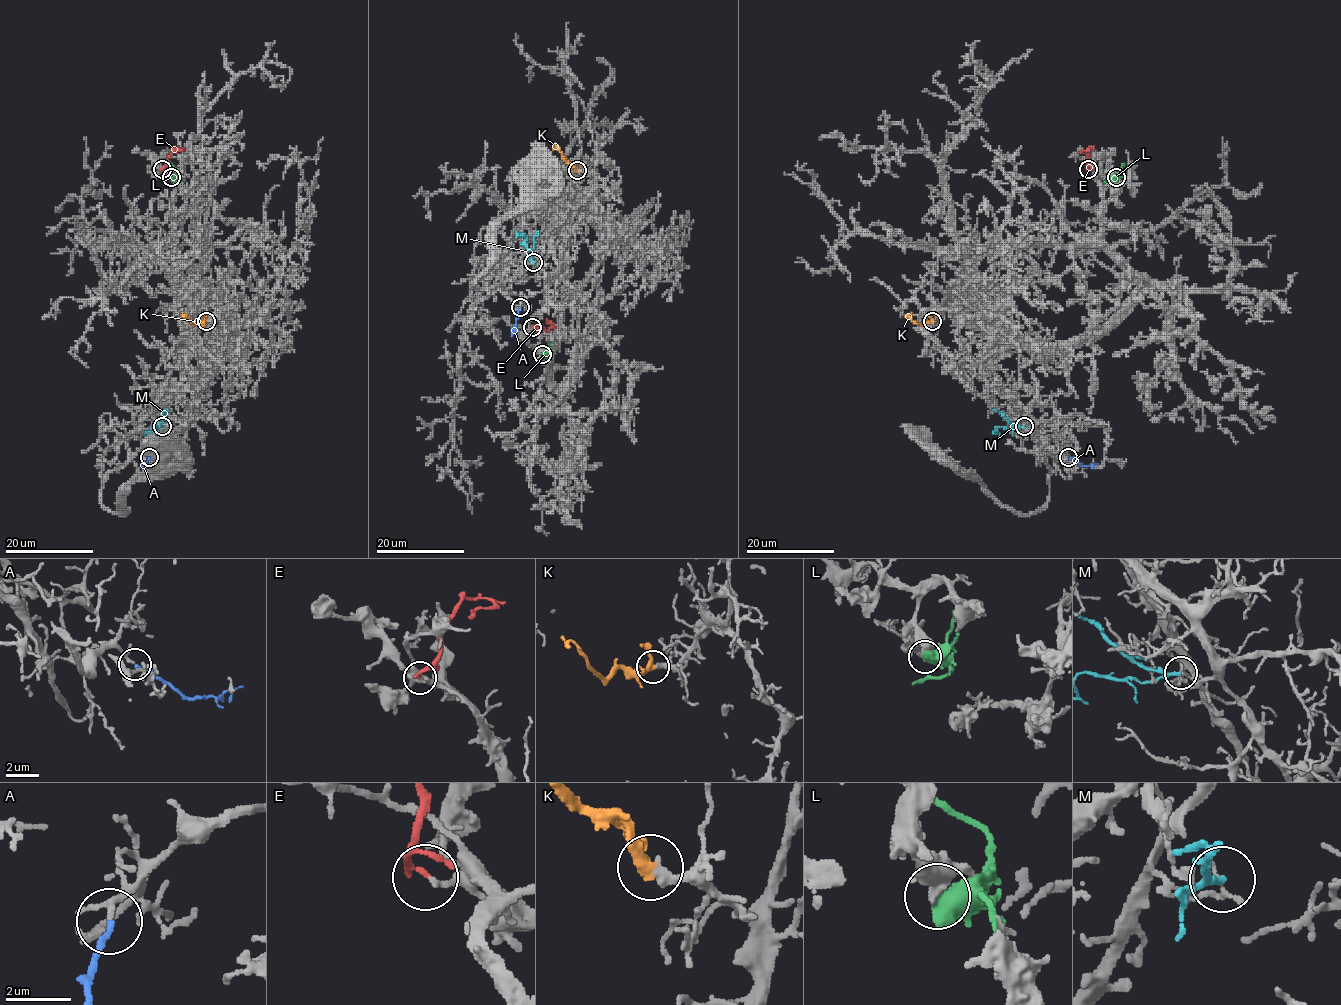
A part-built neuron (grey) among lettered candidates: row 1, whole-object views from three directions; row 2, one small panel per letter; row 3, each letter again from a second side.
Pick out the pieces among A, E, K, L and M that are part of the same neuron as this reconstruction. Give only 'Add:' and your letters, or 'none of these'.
Add: A, K

